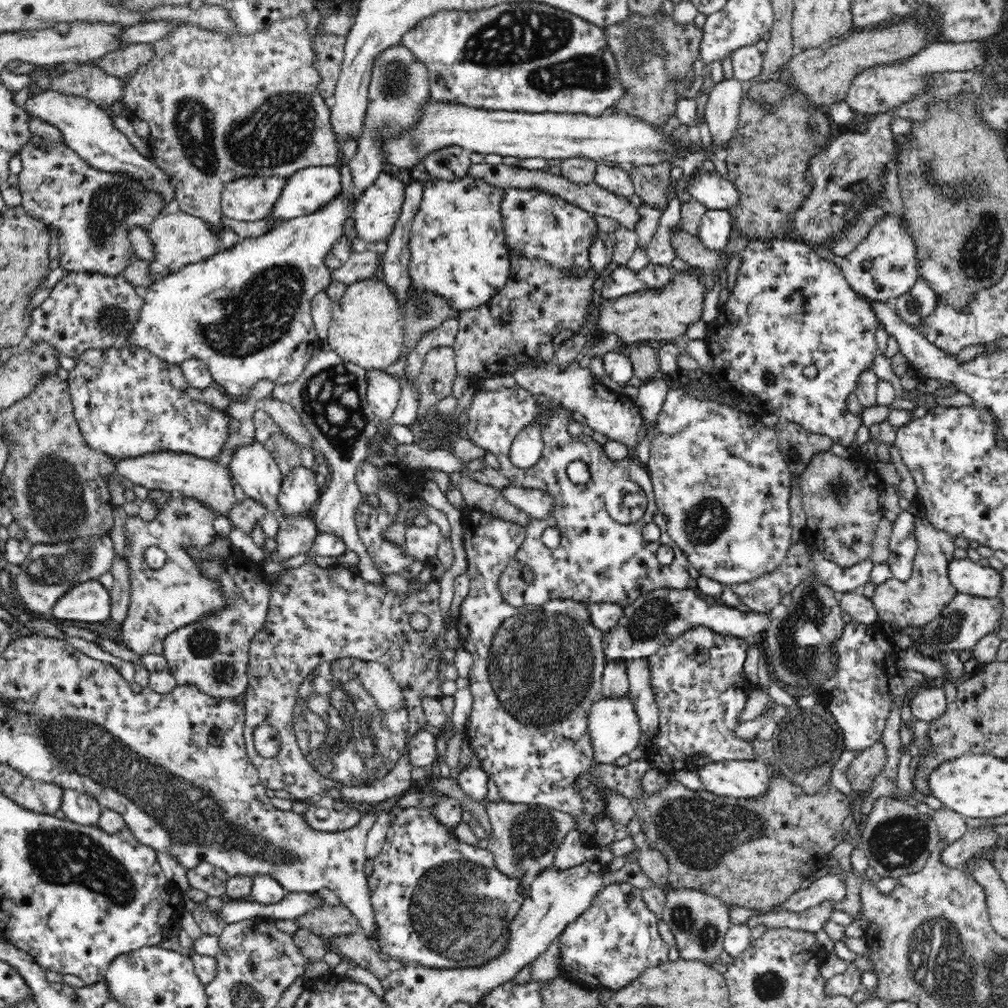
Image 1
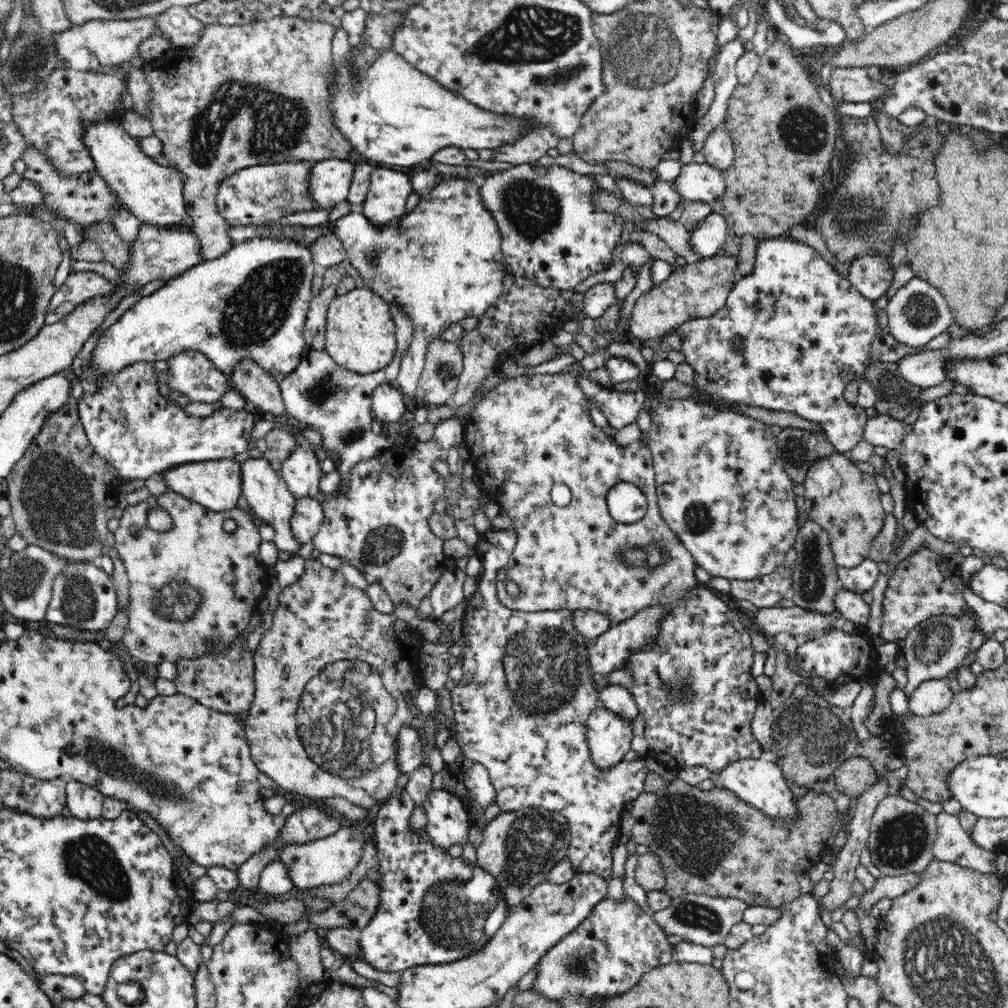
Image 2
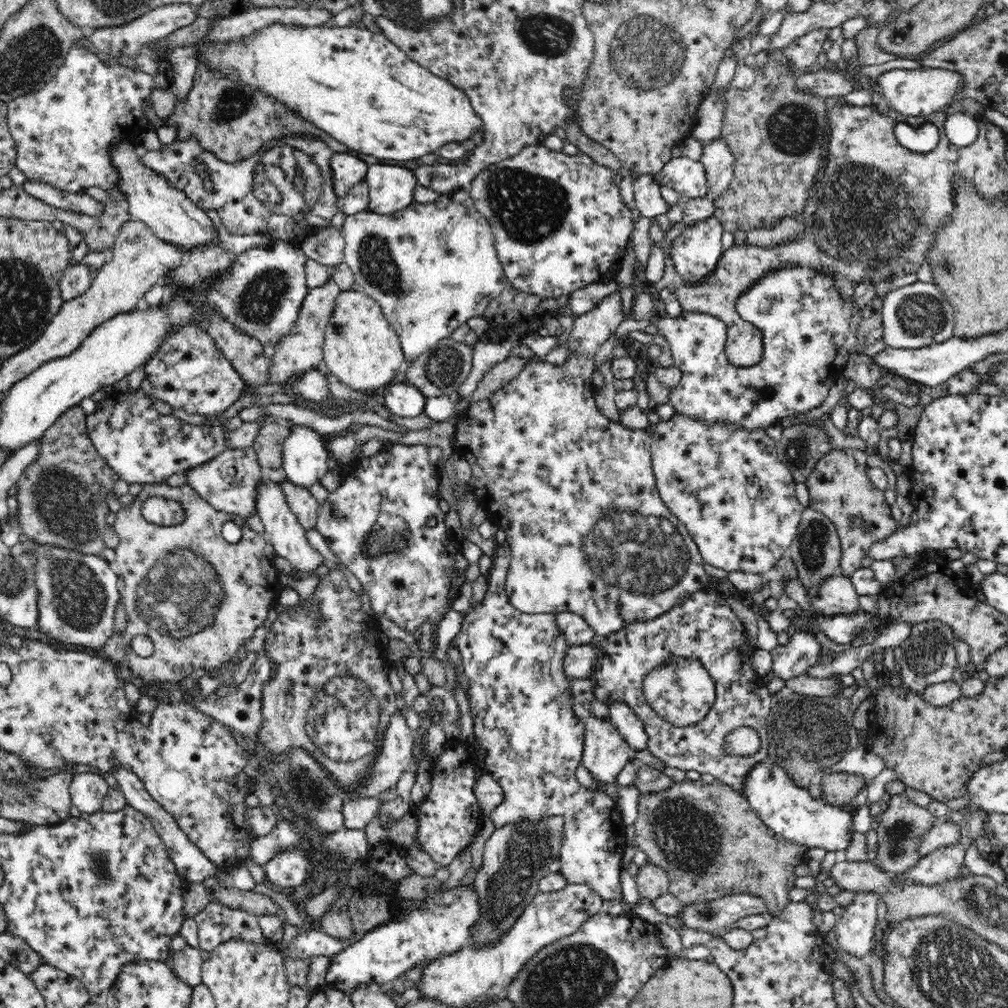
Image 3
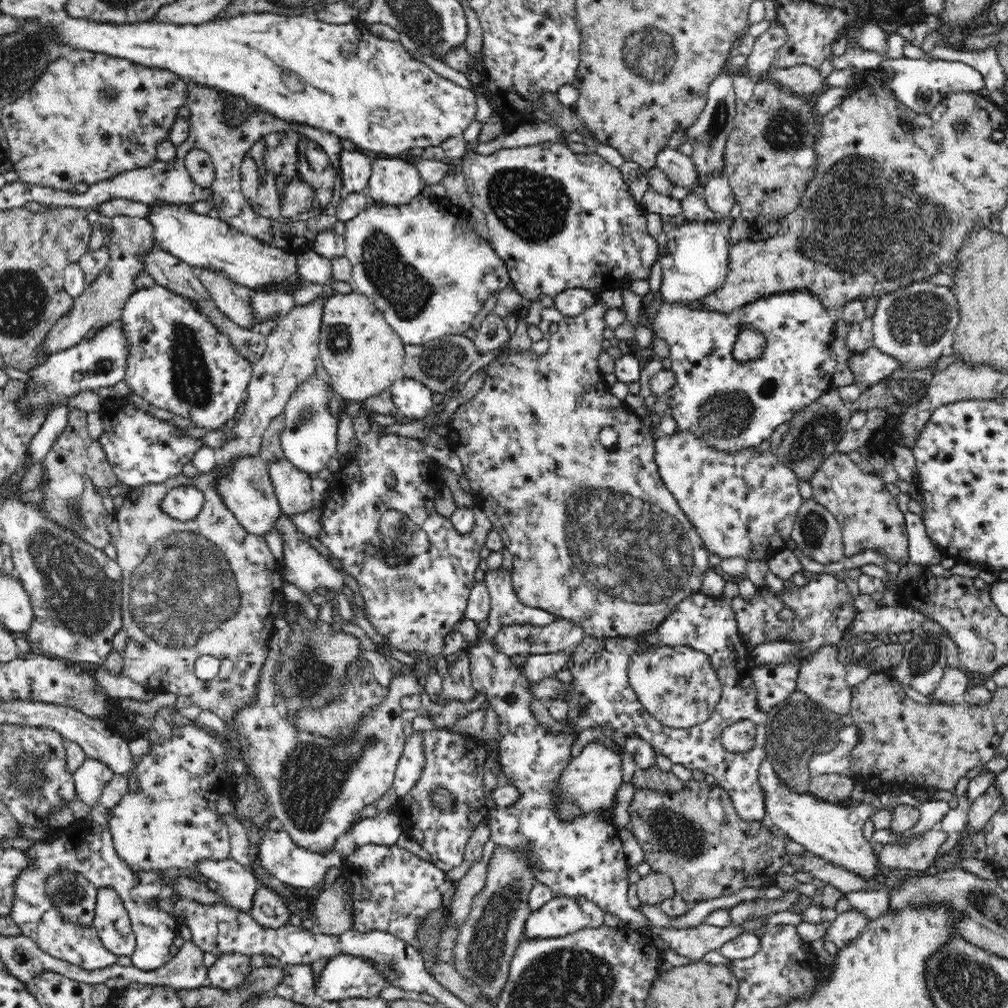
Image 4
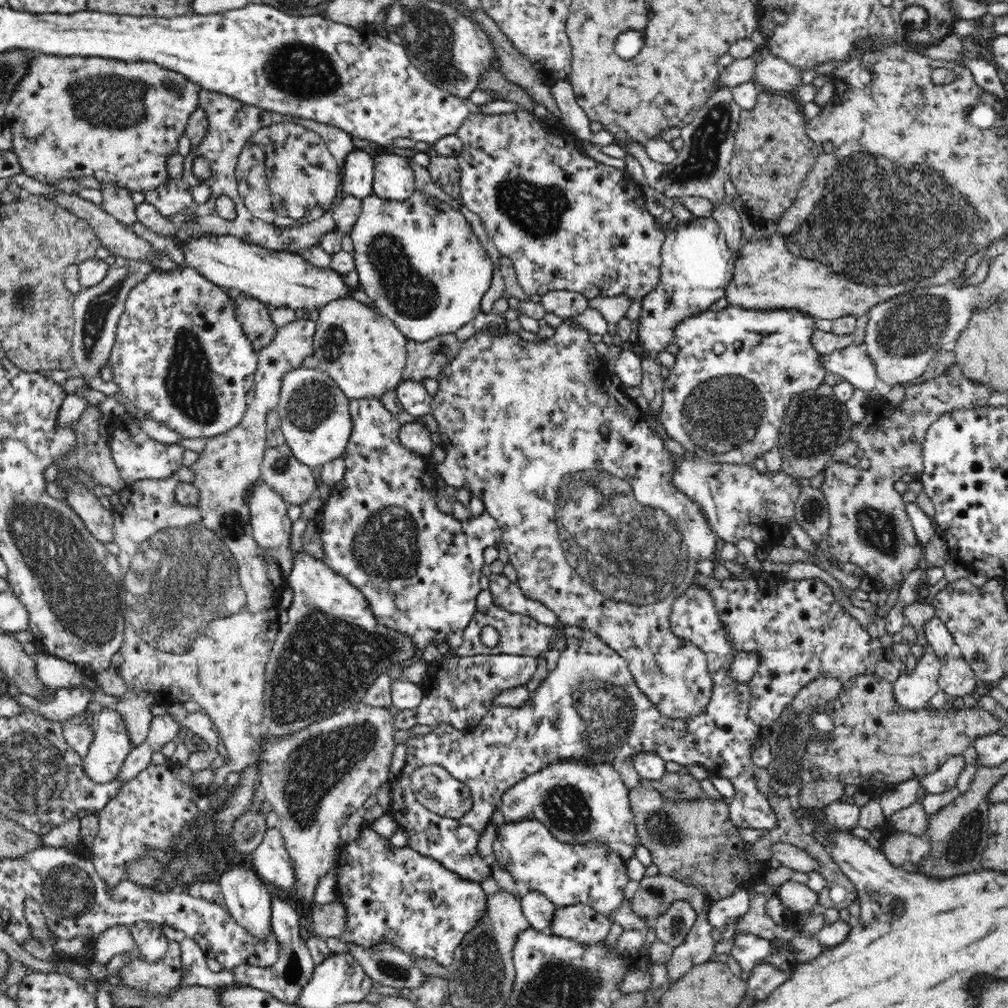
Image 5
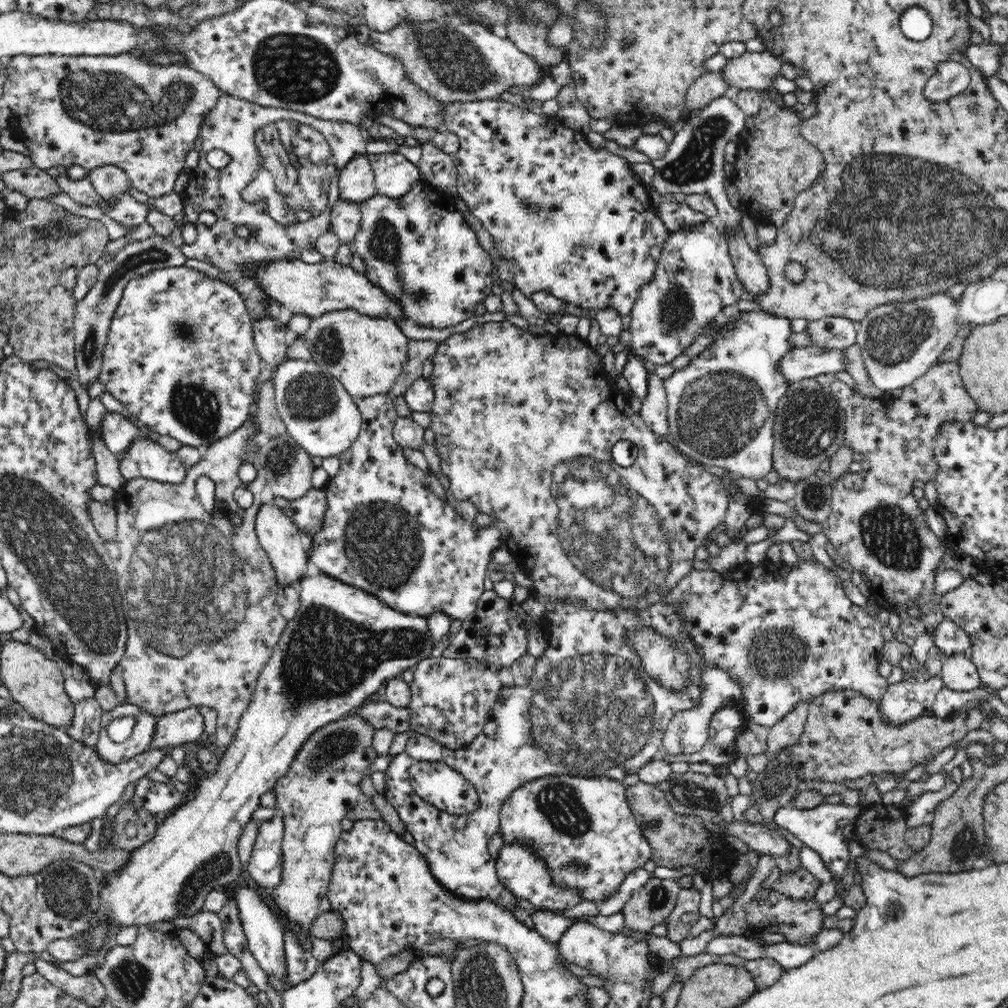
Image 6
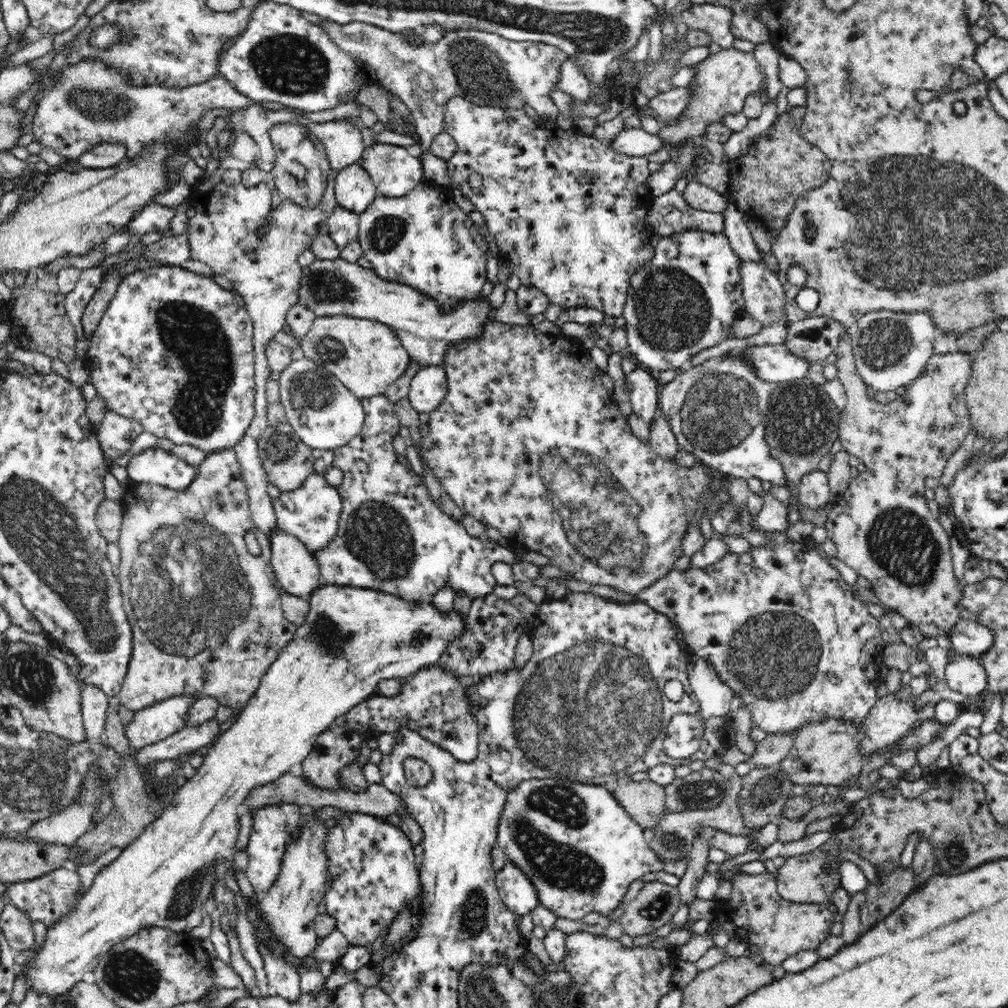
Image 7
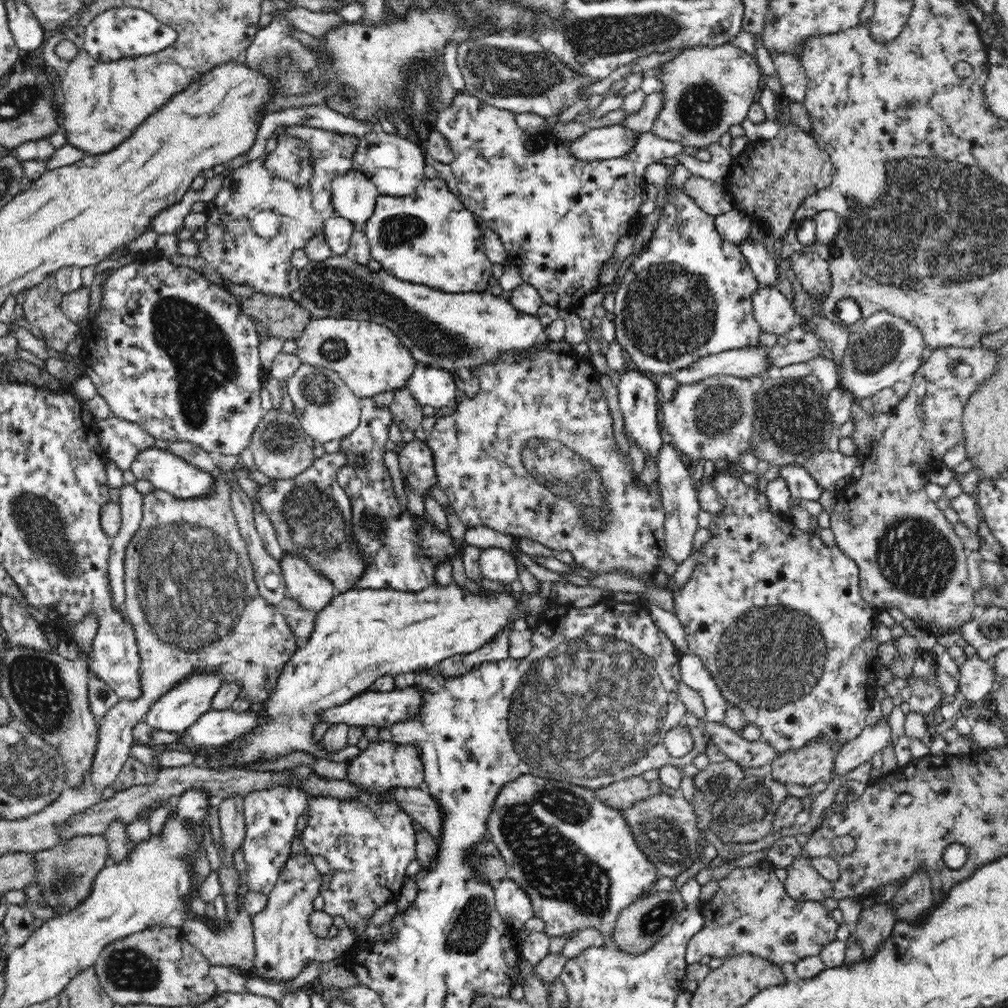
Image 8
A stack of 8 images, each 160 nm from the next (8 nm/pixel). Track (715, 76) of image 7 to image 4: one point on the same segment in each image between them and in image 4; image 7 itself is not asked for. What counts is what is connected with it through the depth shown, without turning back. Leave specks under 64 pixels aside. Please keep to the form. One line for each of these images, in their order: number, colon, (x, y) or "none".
4: (802, 79)
5: (773, 73)
6: (758, 70)

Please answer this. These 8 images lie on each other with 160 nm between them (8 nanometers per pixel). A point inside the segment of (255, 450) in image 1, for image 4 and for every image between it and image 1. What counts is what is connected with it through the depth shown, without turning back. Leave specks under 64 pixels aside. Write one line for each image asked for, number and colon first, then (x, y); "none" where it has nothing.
2: (266, 492)
3: (287, 537)
4: (304, 566)

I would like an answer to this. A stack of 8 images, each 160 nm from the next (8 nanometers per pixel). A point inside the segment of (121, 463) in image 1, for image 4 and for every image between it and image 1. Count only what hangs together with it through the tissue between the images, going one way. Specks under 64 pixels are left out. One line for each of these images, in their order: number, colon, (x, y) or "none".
2: (215, 484)
3: (227, 482)
4: (246, 489)

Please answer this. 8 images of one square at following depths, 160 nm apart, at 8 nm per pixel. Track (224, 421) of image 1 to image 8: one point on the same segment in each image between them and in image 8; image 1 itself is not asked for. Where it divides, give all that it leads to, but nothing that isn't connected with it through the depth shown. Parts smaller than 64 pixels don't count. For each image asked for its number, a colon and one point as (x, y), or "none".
2: (128, 422)
3: (140, 445)
4: (142, 449)
5: (137, 456)
6: (144, 458)
7: (154, 465)
8: (166, 471)

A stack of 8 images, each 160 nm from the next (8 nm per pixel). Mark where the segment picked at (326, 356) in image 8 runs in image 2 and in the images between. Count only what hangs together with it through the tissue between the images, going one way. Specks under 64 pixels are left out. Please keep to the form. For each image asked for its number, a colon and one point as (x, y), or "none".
2: (360, 333)
3: (361, 348)
4: (364, 356)
5: (363, 352)
6: (366, 354)
7: (366, 356)

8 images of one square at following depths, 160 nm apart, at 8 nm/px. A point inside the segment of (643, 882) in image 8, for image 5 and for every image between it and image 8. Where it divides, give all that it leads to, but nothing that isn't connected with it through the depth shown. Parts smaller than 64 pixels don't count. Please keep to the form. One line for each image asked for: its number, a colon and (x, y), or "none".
5: (579, 801)
6: (583, 828)
7: (581, 850)

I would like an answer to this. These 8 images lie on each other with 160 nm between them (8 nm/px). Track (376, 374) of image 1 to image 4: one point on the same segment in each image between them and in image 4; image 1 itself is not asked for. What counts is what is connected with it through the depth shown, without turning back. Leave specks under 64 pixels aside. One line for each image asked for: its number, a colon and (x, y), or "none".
2: (388, 404)
3: (400, 398)
4: (412, 399)

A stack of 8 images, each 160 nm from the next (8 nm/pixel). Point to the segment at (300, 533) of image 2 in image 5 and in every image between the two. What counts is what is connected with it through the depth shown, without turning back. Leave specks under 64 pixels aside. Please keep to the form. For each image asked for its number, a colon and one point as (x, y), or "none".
3: (303, 504)
4: (292, 488)
5: (293, 481)

